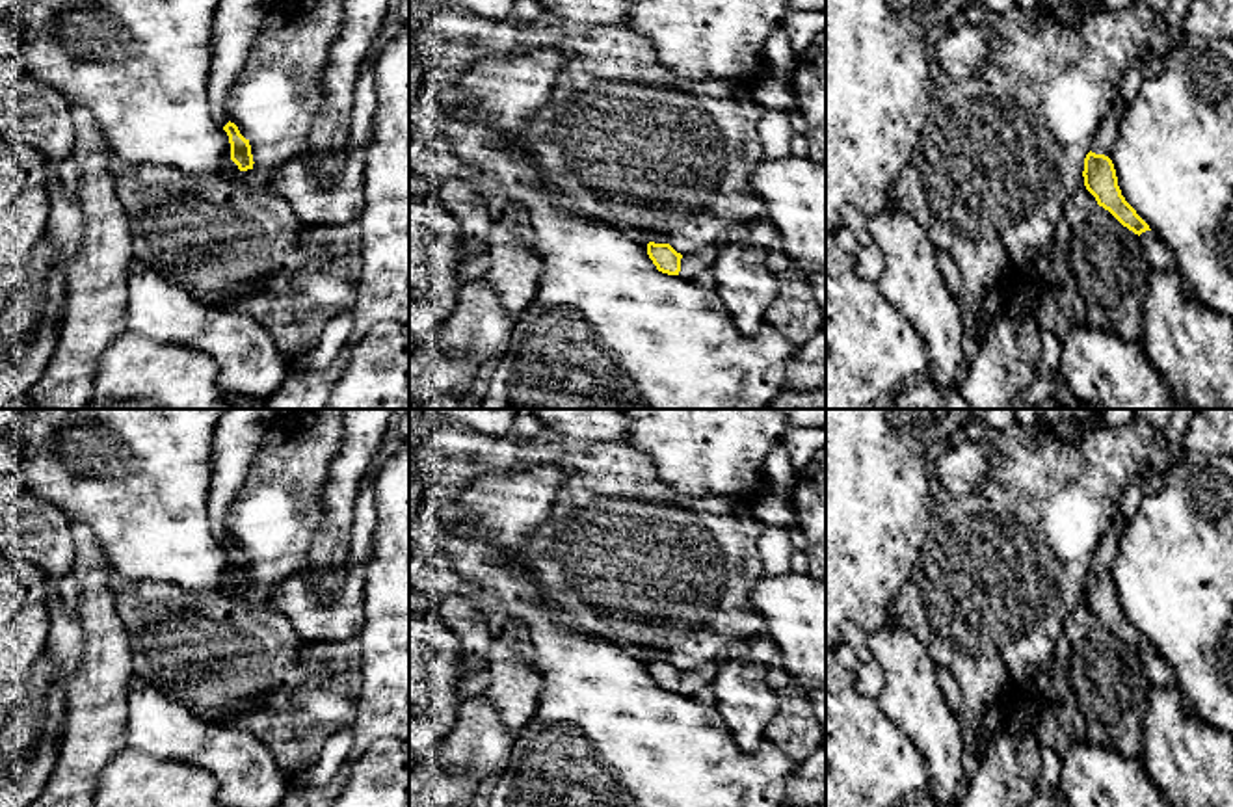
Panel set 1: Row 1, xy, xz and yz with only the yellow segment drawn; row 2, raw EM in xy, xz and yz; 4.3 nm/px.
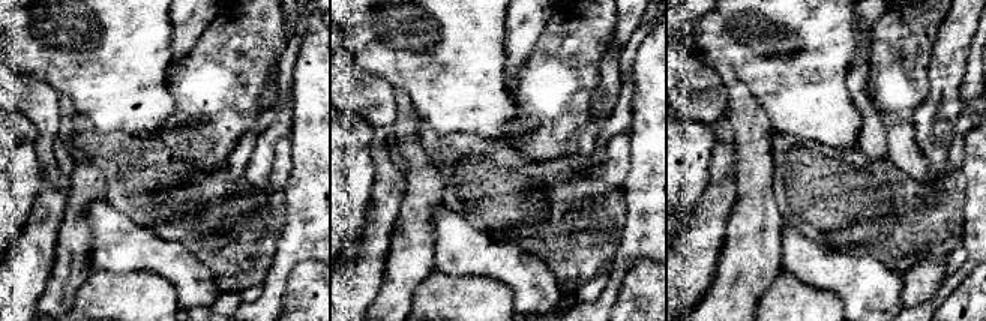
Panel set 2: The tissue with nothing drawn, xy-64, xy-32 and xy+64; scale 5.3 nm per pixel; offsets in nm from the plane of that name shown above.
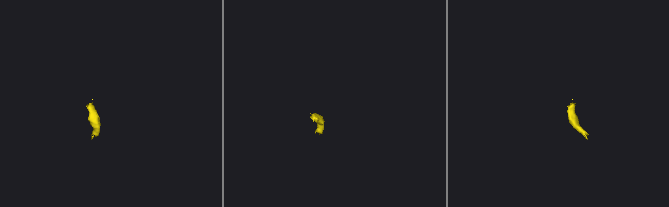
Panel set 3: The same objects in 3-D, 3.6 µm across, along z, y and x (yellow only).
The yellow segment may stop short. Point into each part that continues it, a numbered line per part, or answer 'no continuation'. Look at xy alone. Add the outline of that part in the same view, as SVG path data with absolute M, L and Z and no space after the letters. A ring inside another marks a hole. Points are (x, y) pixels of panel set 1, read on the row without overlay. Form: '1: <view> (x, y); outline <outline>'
1: xy (238, 432); outline M227 409L214 431L214 476L208 500L210 528L219 543L231 537L229 508L247 478L255 450L275 424L272 409Z

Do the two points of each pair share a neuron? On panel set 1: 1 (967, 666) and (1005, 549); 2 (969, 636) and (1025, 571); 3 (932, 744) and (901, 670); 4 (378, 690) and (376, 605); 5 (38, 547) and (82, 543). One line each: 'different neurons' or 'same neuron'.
1: same neuron
2: same neuron
3: same neuron
4: same neuron
5: different neurons

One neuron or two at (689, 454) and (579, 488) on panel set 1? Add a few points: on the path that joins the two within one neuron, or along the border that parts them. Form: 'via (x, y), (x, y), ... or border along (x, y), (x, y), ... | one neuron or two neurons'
border along (625, 441), (651, 460), (668, 491), (685, 495) | two neurons

